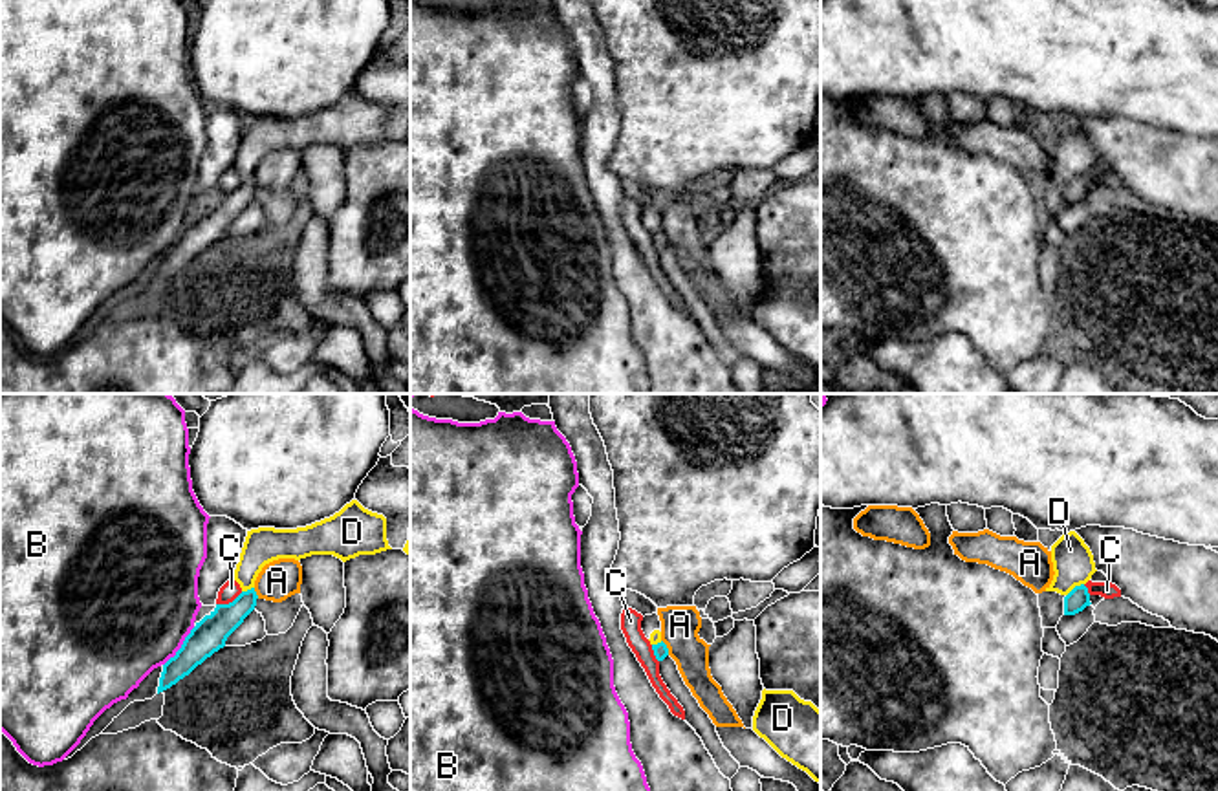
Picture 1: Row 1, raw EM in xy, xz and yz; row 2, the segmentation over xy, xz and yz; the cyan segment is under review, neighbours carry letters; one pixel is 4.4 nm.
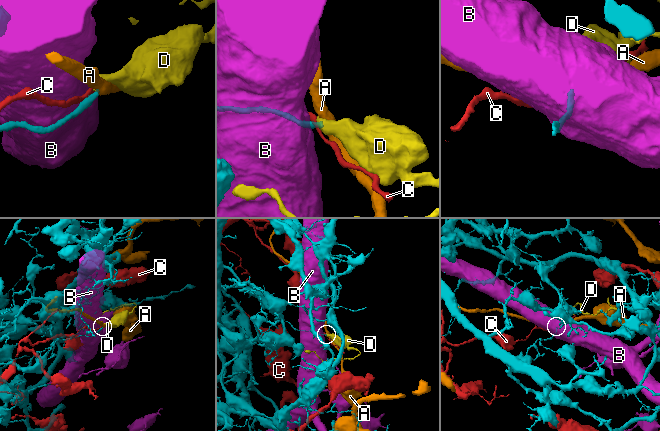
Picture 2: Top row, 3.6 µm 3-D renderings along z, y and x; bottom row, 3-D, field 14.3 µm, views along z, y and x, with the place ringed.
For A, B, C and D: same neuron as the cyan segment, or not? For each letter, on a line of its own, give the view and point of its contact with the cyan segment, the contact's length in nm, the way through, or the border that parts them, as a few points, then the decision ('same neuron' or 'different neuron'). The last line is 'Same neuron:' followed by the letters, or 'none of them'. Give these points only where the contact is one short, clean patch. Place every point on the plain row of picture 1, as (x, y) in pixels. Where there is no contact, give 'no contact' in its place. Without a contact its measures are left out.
A: meets cyan in xz at (665, 237); contact 80 nm long; different neuron
B: meets cyan in xy at (182, 237); contact 220 nm long; different neuron
C: meets cyan in xy at (229, 193); contact 130 nm long; border along xy (242, 182), (231, 191), (217, 195); different neuron
D: meets cyan in yz at (1074, 178); contact 100 nm long; border along yz (1083, 173), (1066, 185); different neuron
Same neuron: none of them

